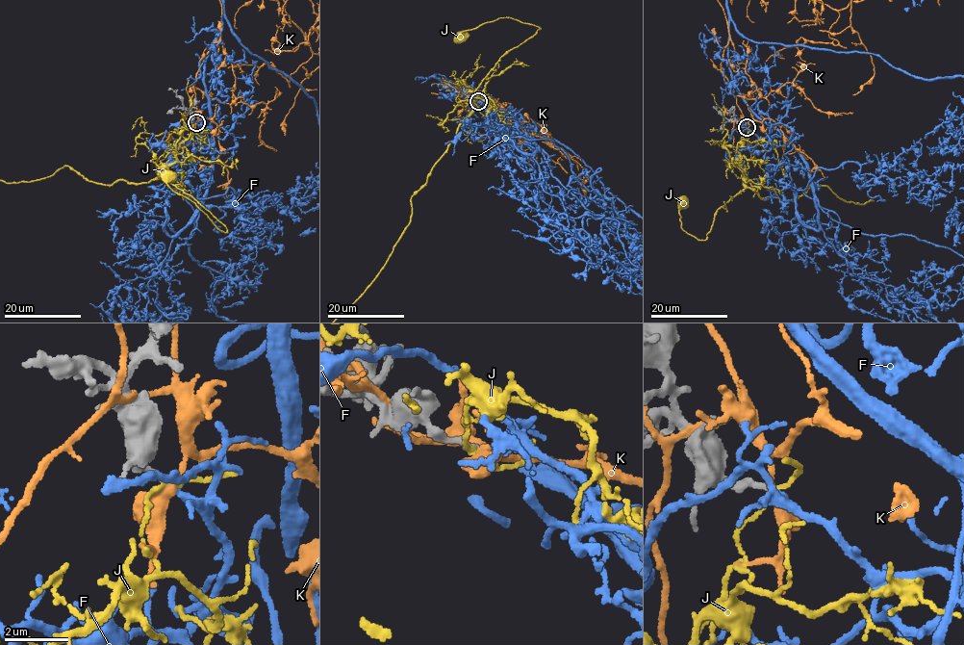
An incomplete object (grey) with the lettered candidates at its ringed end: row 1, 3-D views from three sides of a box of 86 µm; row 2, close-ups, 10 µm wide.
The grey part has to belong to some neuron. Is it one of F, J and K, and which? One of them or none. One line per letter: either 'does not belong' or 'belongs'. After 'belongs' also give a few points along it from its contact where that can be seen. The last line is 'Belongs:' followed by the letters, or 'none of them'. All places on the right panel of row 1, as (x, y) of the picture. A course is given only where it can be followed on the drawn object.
F: belongs
J: does not belong
K: does not belong
Belongs: F

